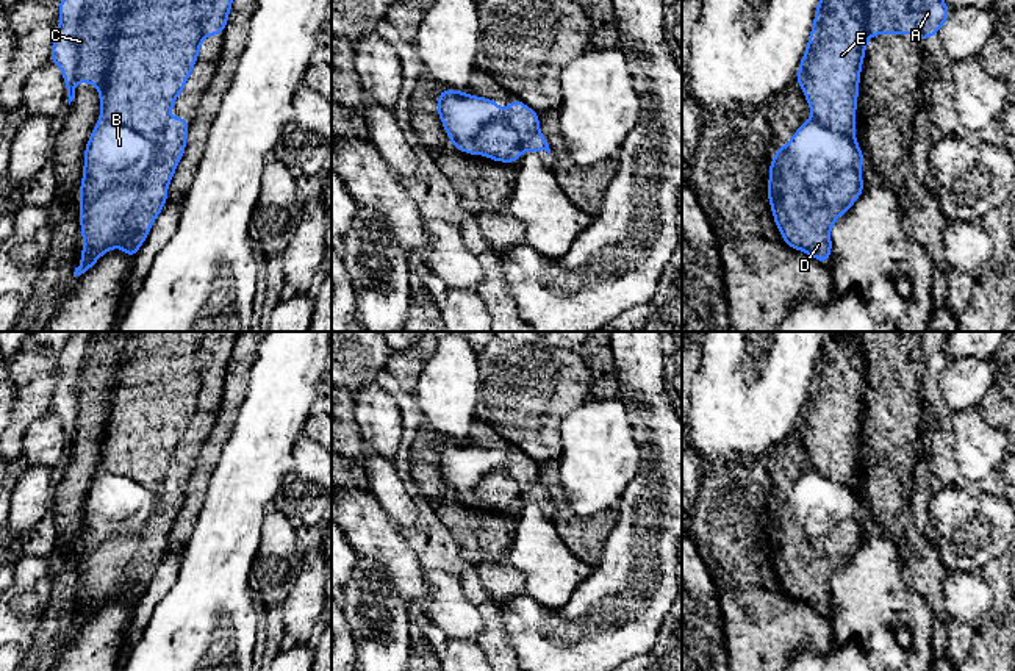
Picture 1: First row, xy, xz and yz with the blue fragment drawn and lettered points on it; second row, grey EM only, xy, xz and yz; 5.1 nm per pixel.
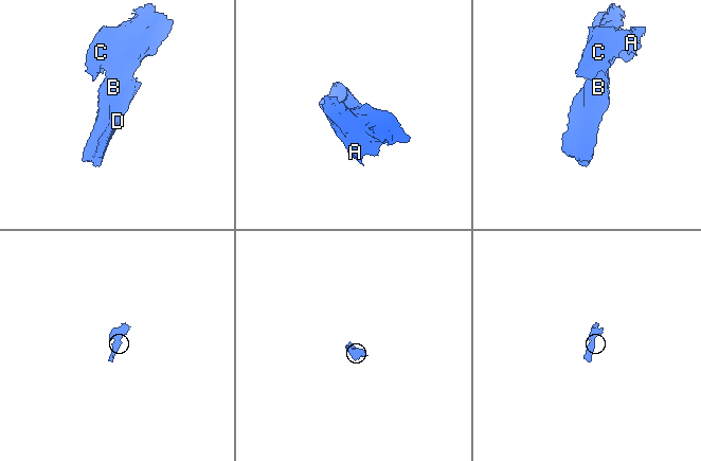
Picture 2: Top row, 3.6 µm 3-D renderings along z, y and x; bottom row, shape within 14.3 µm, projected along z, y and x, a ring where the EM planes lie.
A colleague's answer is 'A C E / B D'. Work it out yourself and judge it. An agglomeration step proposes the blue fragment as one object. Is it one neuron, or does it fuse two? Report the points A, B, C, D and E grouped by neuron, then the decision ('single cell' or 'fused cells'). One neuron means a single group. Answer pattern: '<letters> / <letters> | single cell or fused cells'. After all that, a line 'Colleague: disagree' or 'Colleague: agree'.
A B C D E | single cell
Colleague: disagree

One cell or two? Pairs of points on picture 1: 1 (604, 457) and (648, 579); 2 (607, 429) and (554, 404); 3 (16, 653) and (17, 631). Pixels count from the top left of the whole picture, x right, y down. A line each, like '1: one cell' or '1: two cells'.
1: two cells
2: two cells
3: two cells

